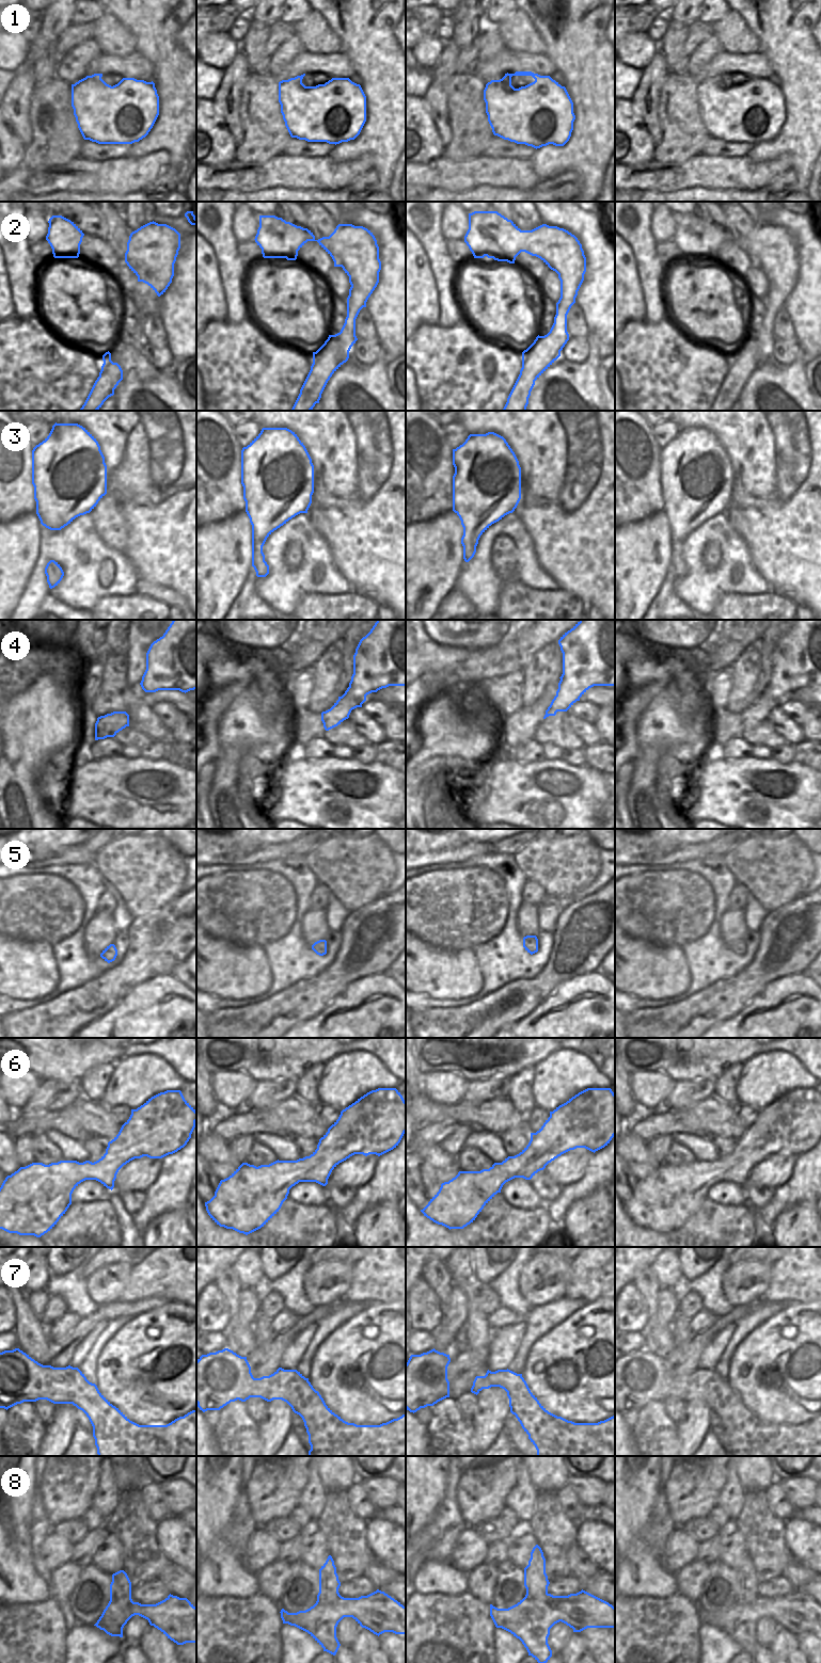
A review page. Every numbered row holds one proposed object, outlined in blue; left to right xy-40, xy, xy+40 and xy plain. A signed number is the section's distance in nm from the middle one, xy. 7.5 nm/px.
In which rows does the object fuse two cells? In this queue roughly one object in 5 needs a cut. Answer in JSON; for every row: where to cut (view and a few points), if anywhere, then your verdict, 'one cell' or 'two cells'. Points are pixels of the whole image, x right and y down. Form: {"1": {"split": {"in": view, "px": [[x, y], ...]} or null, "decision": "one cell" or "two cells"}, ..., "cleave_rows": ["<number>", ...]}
{"1": {"split": null, "decision": "one cell"}, "2": {"split": null, "decision": "one cell"}, "3": {"split": null, "decision": "one cell"}, "4": {"split": null, "decision": "one cell"}, "5": {"split": null, "decision": "one cell"}, "6": {"split": null, "decision": "one cell"}, "7": {"split": null, "decision": "one cell"}, "8": {"split": {"in": "xy", "px": [[341, 1596], [332, 1603], [315, 1603]]}, "decision": "two cells"}, "cleave_rows": ["8"]}

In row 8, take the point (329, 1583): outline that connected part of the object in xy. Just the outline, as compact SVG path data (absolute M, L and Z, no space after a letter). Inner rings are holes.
M331 1555L319 1569L319 1593L316 1604L333 1604L341 1597L338 1588L341 1582L336 1573L336 1567Z

